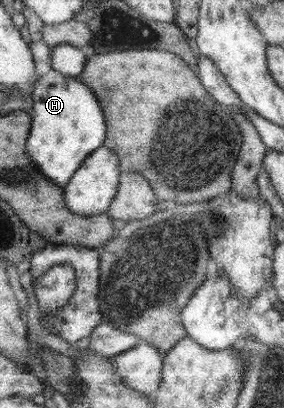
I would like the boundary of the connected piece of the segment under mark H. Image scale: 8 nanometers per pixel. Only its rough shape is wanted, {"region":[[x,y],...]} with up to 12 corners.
{"region":[[38,78],[28,153],[65,189],[106,143],[89,85]]}

